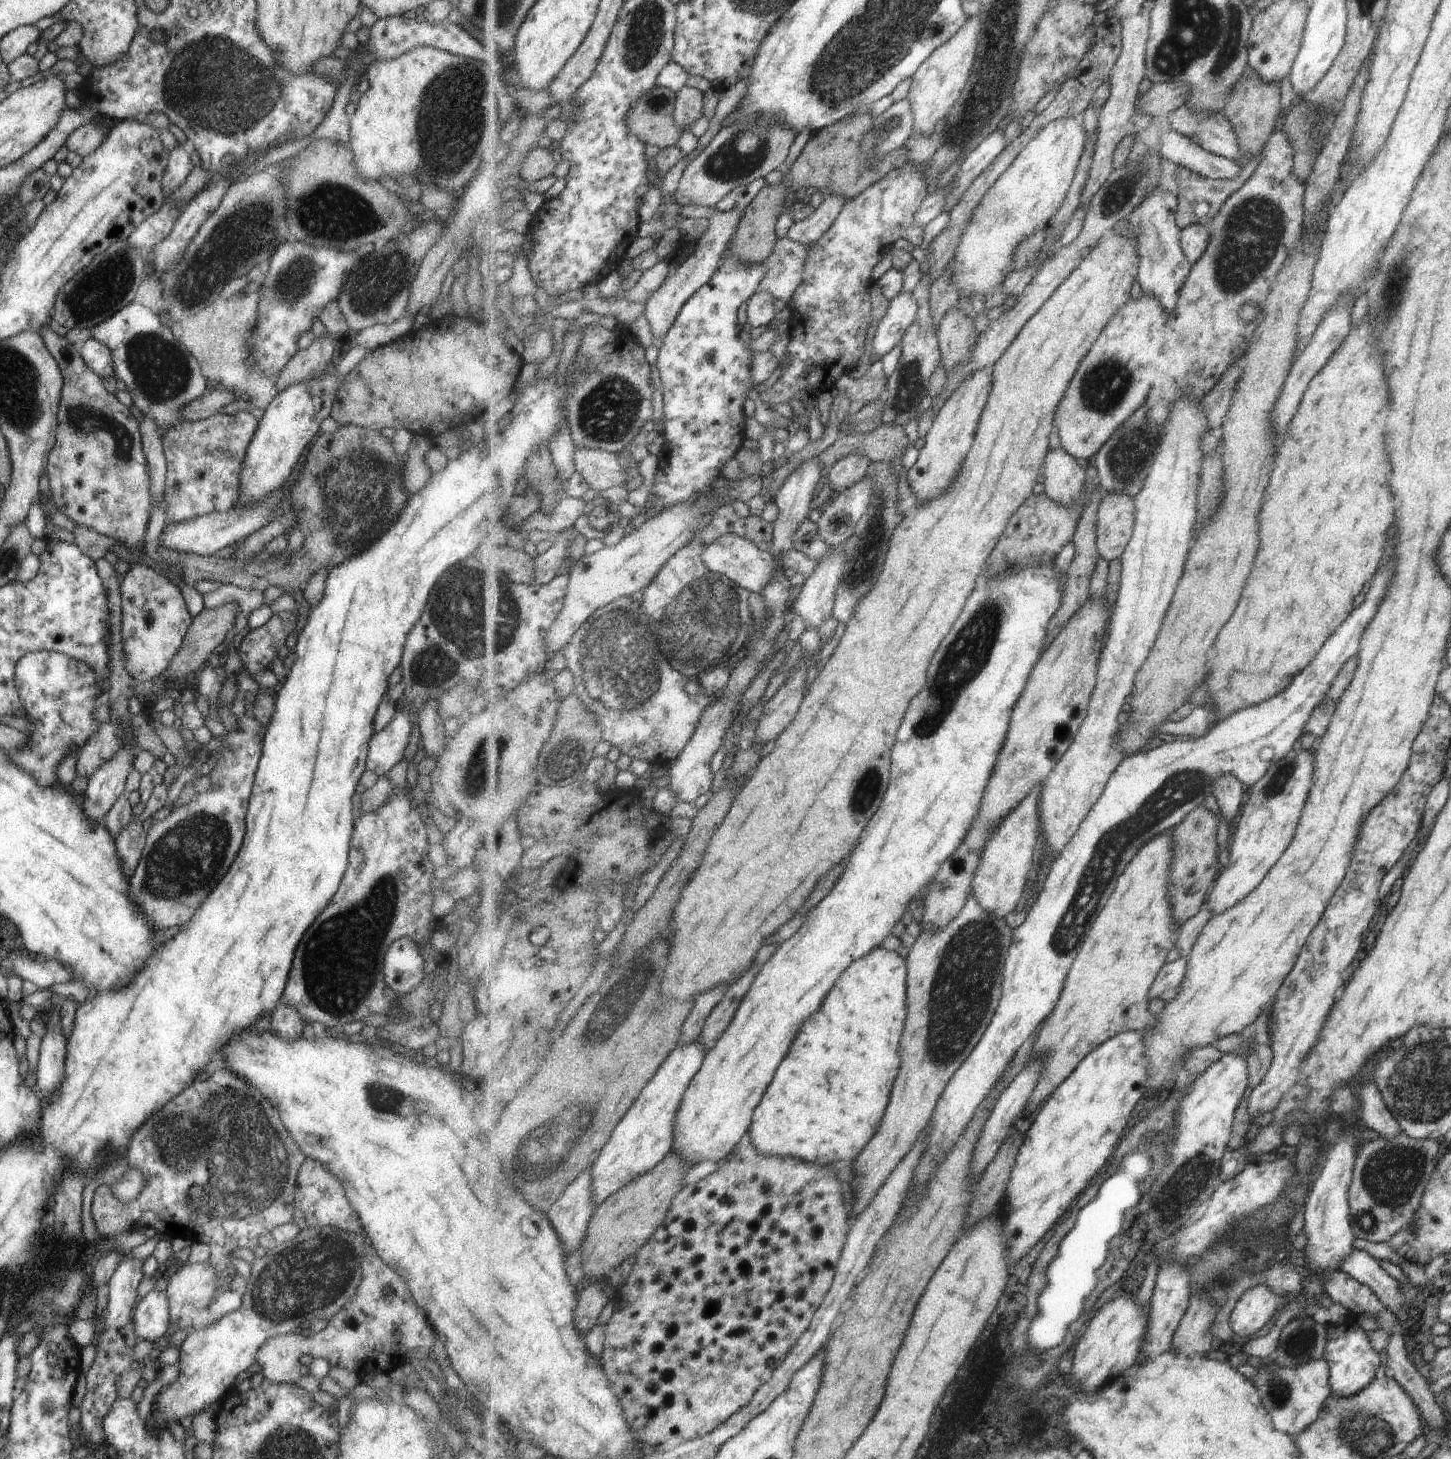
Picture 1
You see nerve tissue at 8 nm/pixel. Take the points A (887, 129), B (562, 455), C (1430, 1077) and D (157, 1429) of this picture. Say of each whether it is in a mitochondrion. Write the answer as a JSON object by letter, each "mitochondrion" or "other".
{"A":"mitochondrion","B":"other","C":"mitochondrion","D":"other"}

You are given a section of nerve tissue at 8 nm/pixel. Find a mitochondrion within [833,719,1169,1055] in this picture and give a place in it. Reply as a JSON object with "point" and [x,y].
{"point":[867,787]}

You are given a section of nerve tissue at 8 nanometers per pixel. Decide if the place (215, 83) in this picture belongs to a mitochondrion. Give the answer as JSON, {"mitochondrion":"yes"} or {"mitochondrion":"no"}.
{"mitochondrion":"yes"}

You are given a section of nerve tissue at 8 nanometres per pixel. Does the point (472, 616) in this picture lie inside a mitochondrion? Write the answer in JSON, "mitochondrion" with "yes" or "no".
{"mitochondrion":"yes"}

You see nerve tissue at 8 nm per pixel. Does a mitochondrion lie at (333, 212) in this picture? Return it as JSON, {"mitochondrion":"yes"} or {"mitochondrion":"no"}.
{"mitochondrion":"yes"}

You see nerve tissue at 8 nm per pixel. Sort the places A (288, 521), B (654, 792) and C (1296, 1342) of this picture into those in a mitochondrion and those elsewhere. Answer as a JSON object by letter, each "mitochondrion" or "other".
{"A":"mitochondrion","B":"other","C":"mitochondrion"}

